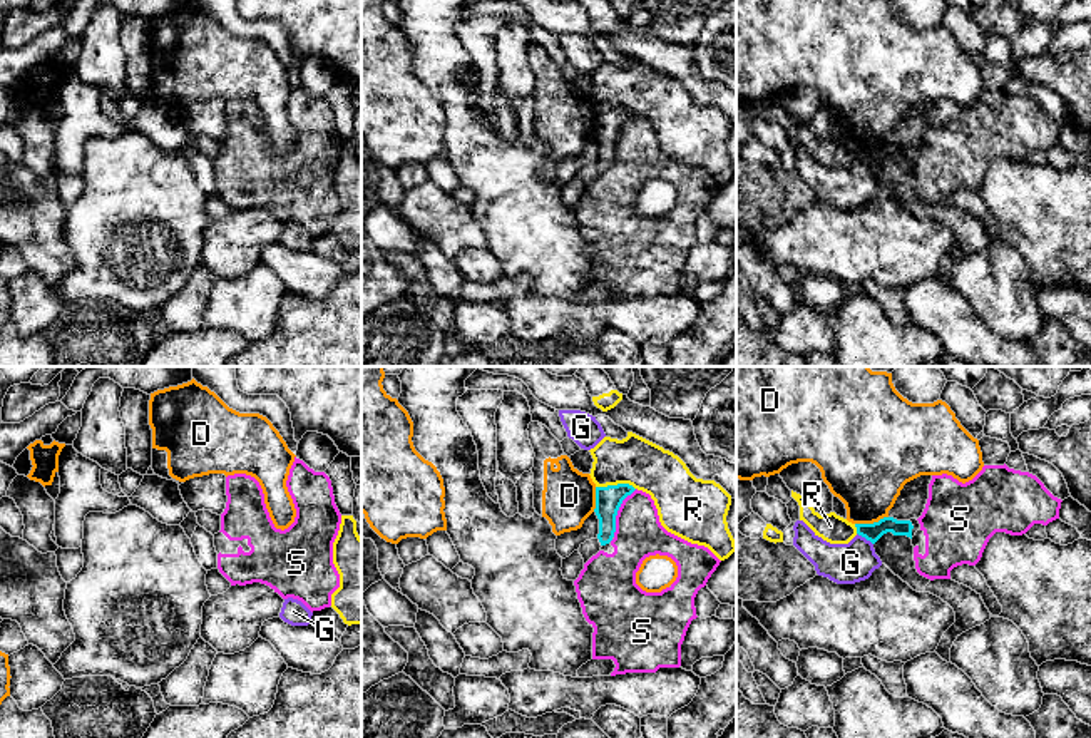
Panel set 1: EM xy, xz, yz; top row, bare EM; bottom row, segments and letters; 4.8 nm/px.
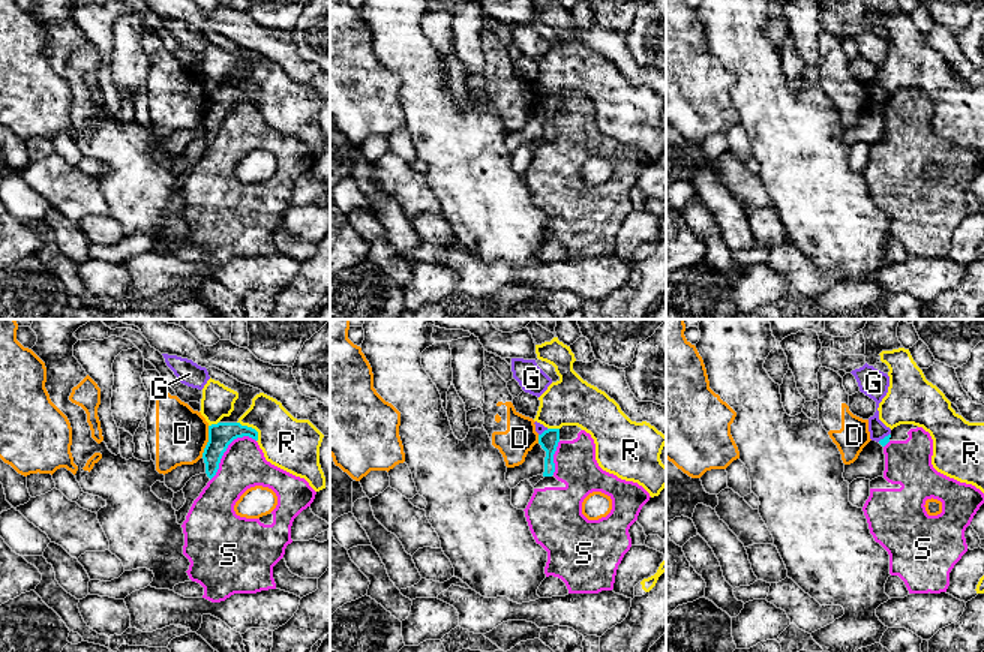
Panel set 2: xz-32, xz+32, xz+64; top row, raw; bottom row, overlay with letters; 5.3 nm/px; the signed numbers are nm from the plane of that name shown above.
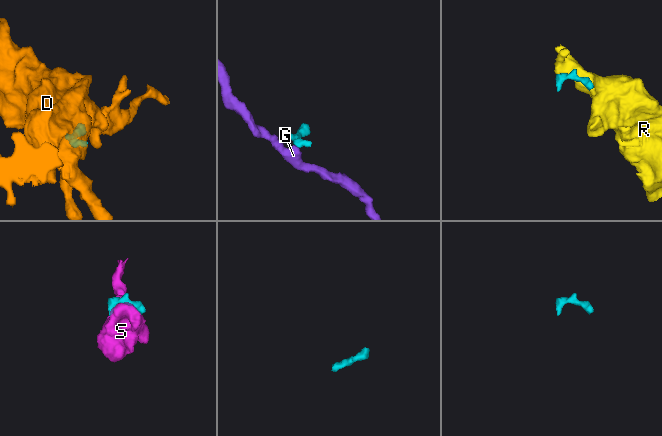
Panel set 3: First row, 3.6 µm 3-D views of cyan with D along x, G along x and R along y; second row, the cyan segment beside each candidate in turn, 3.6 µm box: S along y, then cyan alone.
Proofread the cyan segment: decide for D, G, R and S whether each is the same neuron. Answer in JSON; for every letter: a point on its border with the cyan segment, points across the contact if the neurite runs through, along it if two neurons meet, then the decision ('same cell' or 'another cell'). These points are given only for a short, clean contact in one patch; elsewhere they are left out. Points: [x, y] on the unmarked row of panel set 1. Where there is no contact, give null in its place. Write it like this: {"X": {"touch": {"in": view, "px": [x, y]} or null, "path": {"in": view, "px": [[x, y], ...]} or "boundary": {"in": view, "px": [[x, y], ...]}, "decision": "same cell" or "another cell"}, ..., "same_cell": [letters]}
{"D": {"touch": {"in": "yz", "px": [870, 149]}, "boundary": {"in": "yz", "px": [[887, 141], [872, 148], [855, 149]]}, "decision": "another cell"}, "G": {"touch": {"in": "yz", "px": [865, 163]}, "boundary": {"in": "yz", "px": [[857, 158], [872, 169]]}, "decision": "another cell"}, "R": {"touch": {"in": "xz", "px": [616, 111]}, "decision": "another cell"}, "S": {"touch": {"in": "xz", "px": [616, 138]}, "decision": "another cell"}, "same_cell": []}

